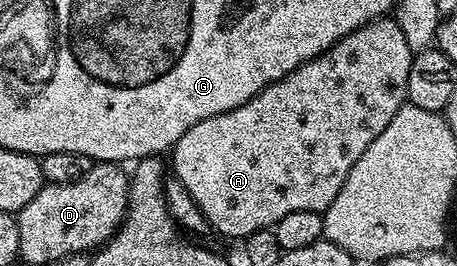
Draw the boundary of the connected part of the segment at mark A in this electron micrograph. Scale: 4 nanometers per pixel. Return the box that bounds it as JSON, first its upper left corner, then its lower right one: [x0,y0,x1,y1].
[169,17,412,241]

